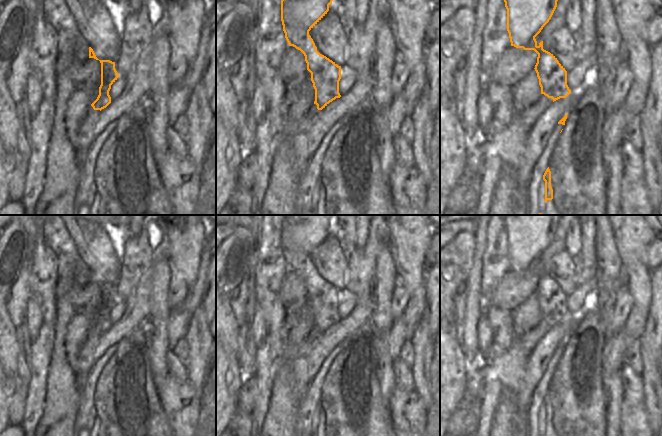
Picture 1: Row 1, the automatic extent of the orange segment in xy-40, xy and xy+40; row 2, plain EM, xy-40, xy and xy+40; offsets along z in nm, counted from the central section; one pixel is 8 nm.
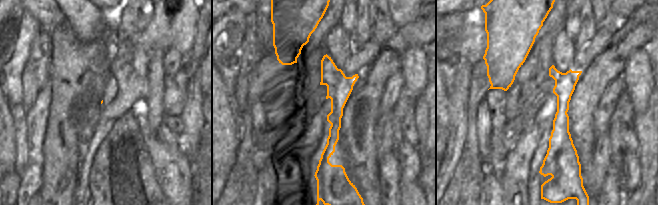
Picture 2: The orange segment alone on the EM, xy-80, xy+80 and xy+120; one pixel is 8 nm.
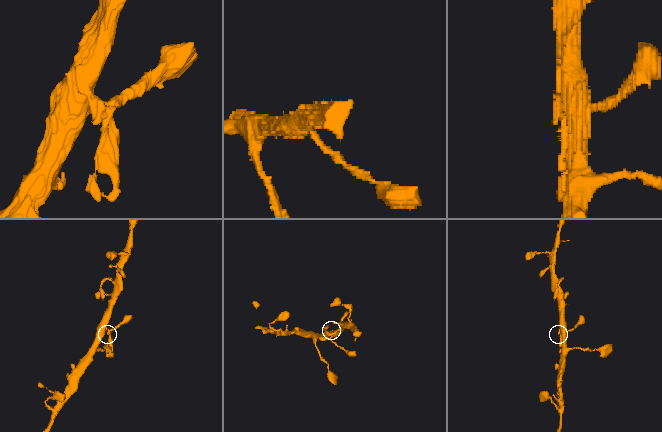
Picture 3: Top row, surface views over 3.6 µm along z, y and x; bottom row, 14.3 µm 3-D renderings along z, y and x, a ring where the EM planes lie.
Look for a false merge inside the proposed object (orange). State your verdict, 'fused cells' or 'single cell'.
fused cells

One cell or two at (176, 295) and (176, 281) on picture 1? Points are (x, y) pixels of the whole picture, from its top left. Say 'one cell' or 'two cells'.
one cell

